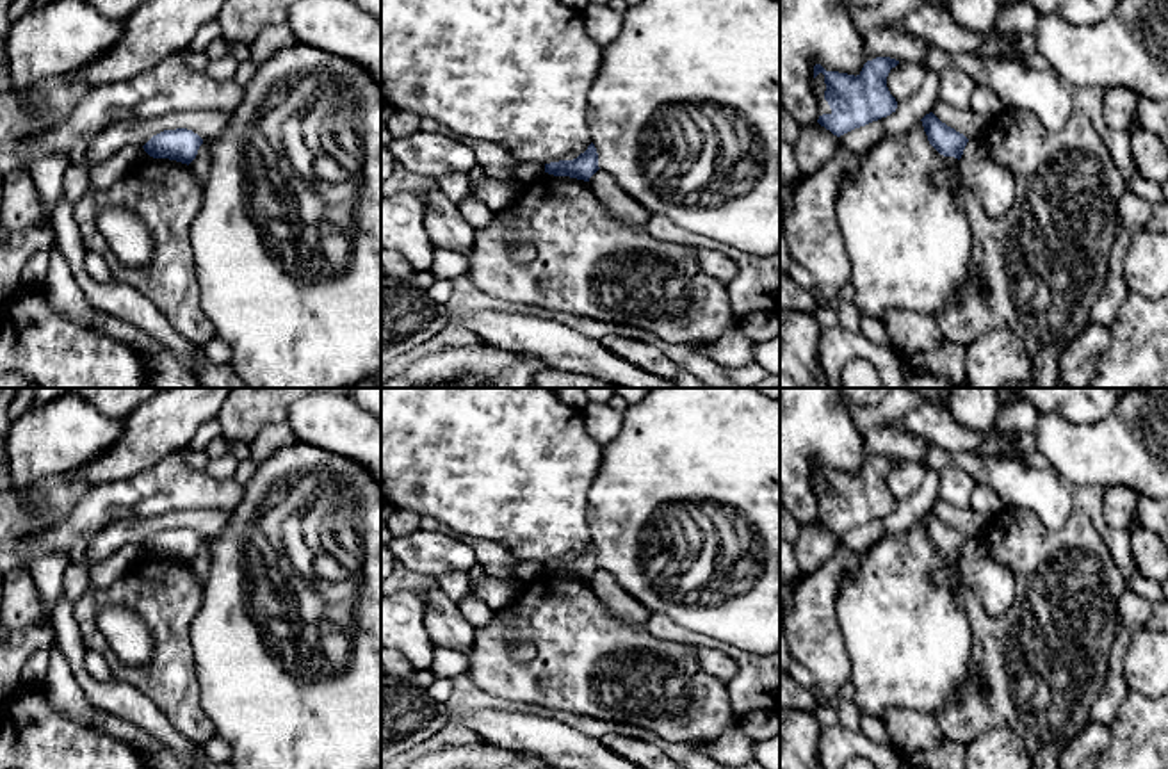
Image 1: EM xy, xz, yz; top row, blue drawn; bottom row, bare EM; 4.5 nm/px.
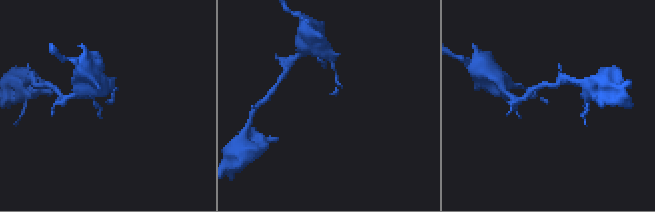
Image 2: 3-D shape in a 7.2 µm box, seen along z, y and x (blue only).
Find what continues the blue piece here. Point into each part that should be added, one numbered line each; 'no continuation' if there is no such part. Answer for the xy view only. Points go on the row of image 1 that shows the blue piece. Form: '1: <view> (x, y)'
no continuation

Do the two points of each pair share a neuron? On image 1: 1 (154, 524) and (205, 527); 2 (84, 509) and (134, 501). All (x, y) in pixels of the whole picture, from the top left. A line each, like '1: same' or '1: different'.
1: same
2: same

